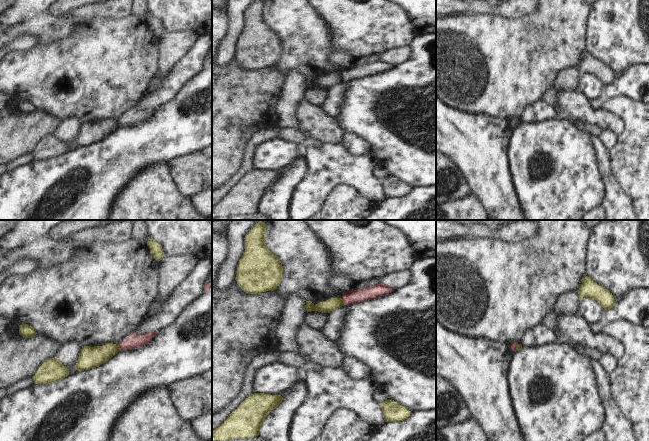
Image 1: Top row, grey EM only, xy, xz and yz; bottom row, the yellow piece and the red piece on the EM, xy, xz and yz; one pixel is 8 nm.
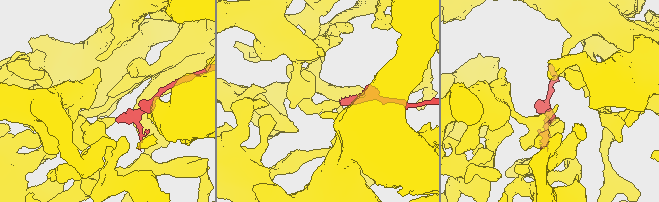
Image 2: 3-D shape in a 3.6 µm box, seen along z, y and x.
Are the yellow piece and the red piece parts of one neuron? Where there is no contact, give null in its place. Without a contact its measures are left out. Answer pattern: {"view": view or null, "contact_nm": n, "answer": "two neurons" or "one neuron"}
{"view": "xz", "contact_nm": 70, "answer": "two neurons"}

